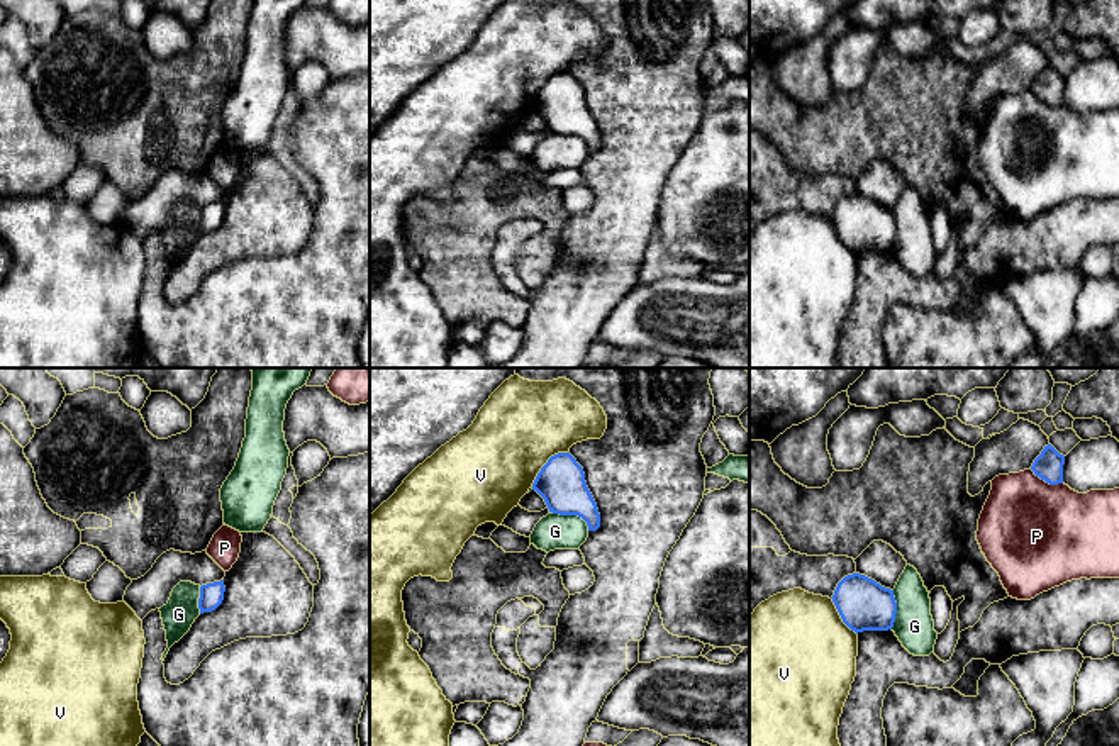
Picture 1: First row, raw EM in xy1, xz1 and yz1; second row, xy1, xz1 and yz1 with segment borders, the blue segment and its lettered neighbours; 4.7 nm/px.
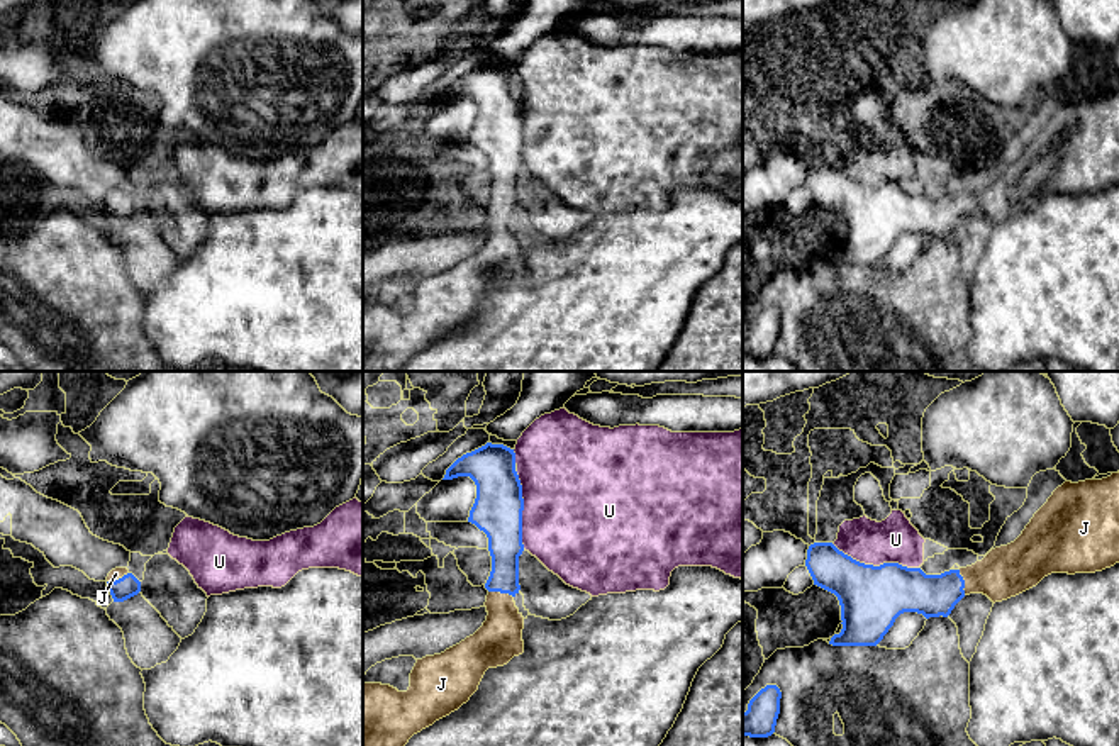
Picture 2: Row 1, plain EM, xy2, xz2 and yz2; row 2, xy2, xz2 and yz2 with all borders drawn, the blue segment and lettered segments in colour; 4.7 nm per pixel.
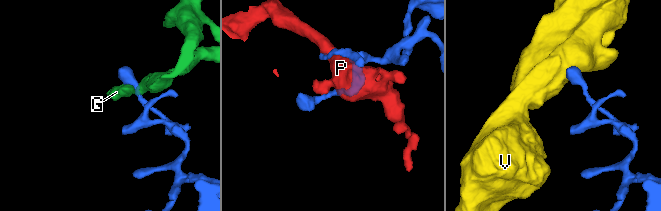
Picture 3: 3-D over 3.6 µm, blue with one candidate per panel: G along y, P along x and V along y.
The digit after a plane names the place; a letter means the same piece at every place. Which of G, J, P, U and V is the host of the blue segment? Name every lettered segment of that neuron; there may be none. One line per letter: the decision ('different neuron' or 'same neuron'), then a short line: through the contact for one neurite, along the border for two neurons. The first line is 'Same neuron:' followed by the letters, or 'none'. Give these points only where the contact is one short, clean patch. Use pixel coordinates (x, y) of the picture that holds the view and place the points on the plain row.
Same neuron: J
G: different neuron | xz1 (551, 131), (577, 134), (589, 150)
J: same neuron | xz2 (506, 165), (501, 212), (499, 260)
P: different neuron
U: different neuron
V: different neuron | xz1 (567, 72), (555, 73), (531, 105)

